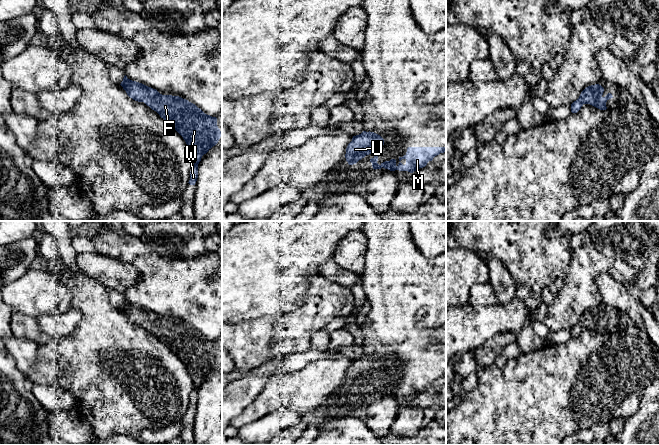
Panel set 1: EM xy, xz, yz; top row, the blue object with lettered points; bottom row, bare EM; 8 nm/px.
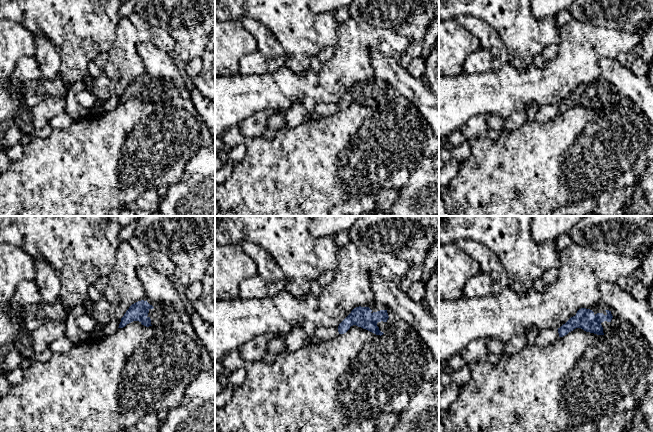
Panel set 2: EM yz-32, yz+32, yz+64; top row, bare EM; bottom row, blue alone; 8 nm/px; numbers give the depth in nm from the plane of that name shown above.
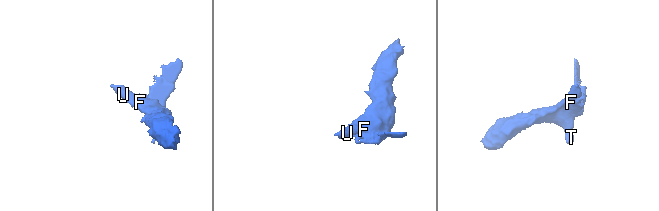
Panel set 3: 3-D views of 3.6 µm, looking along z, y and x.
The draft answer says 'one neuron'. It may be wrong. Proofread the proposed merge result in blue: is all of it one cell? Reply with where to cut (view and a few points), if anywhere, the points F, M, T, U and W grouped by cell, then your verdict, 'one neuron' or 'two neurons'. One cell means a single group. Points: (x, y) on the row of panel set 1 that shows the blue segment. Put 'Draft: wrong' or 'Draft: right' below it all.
no cut; F M T U W; one neuron
Draft: right

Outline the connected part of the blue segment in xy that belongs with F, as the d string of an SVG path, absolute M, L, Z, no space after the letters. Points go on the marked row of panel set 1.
M126 75L120 85L130 98L144 102L183 137L194 160L188 183L195 185L202 156L215 146L222 136L217 126L217 118L205 114L186 99L162 95L156 89L128 79Z

